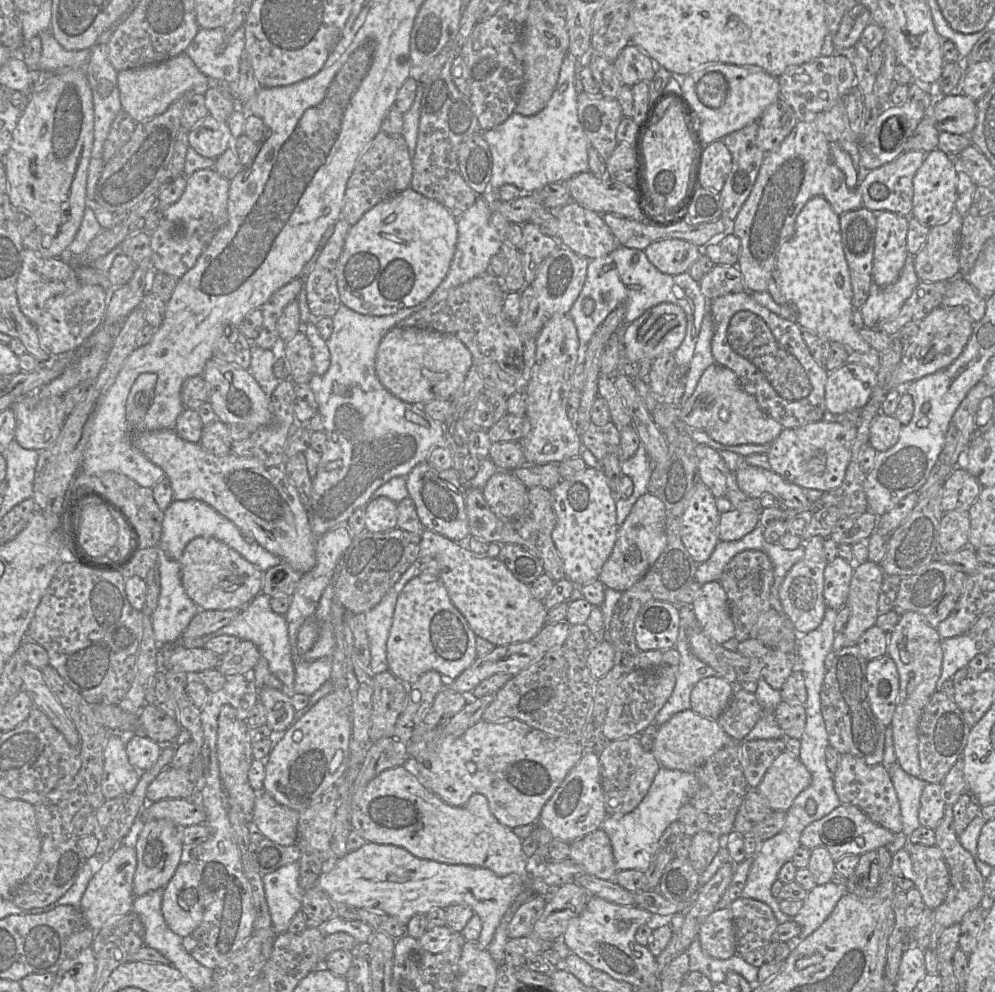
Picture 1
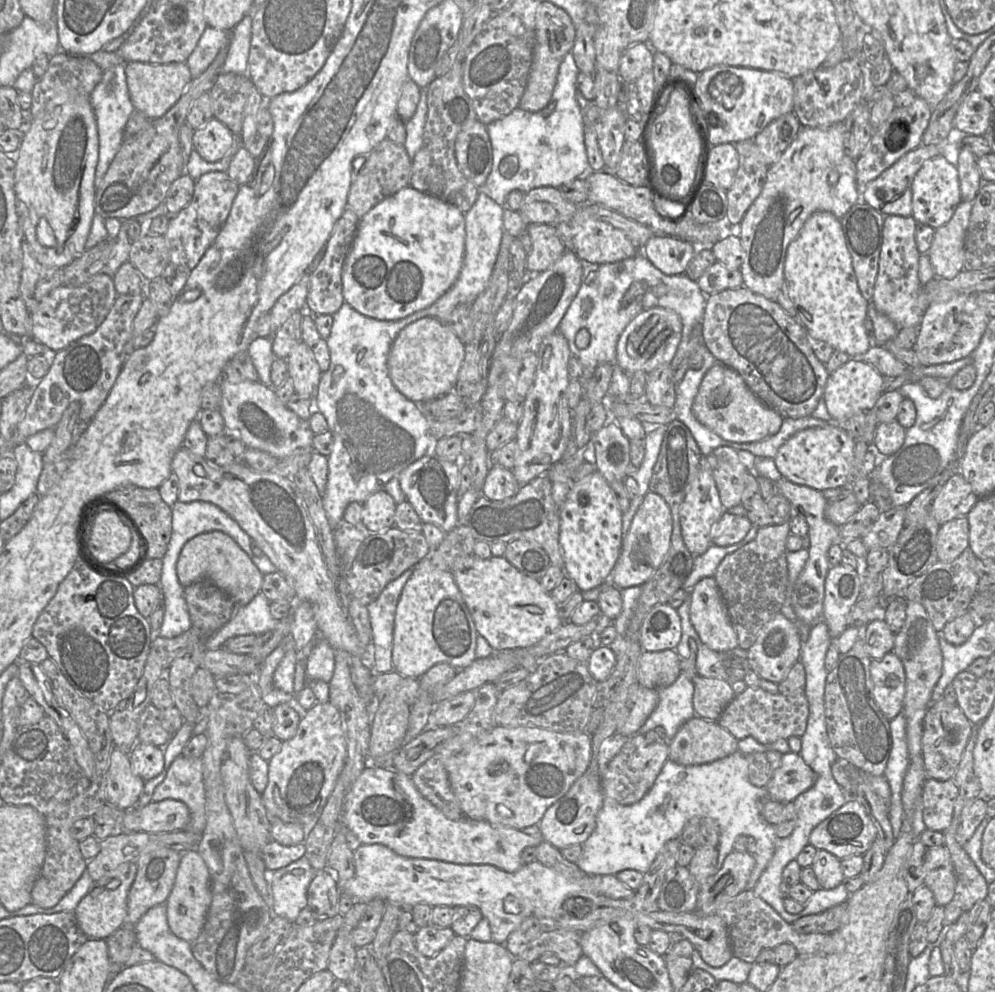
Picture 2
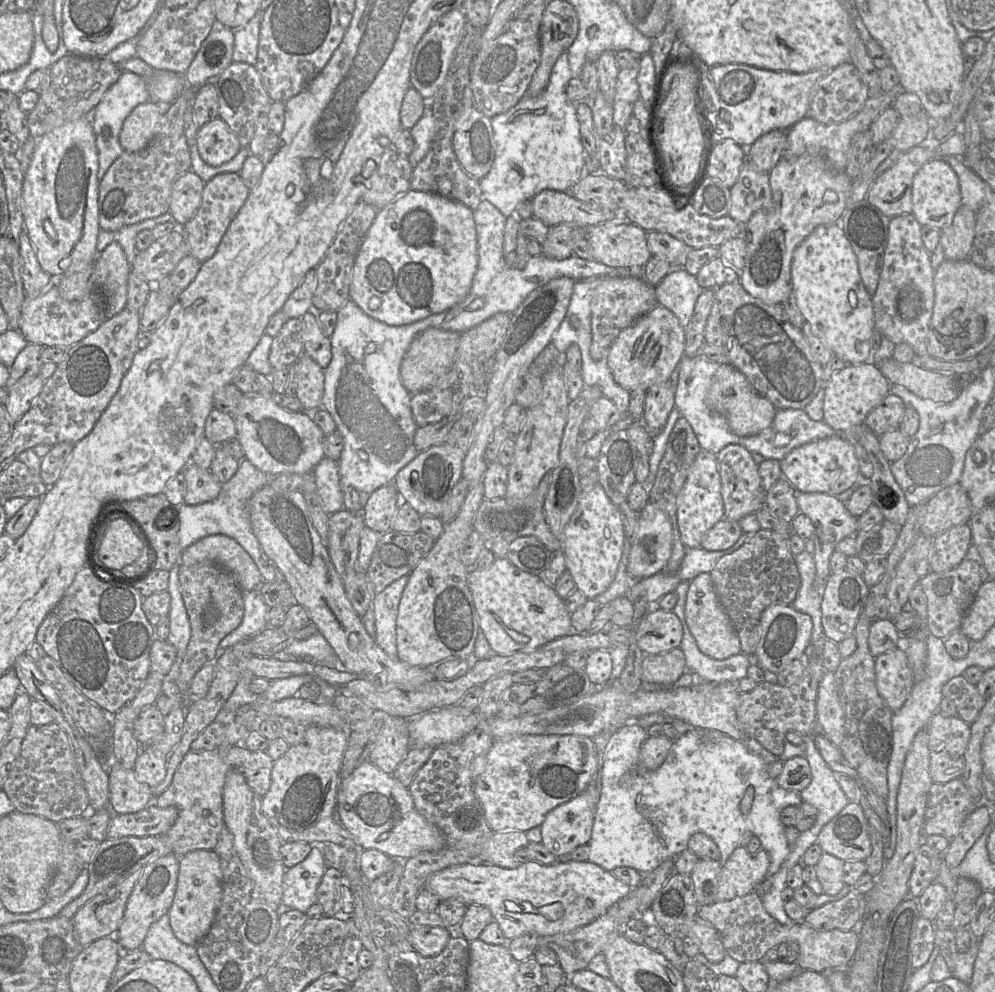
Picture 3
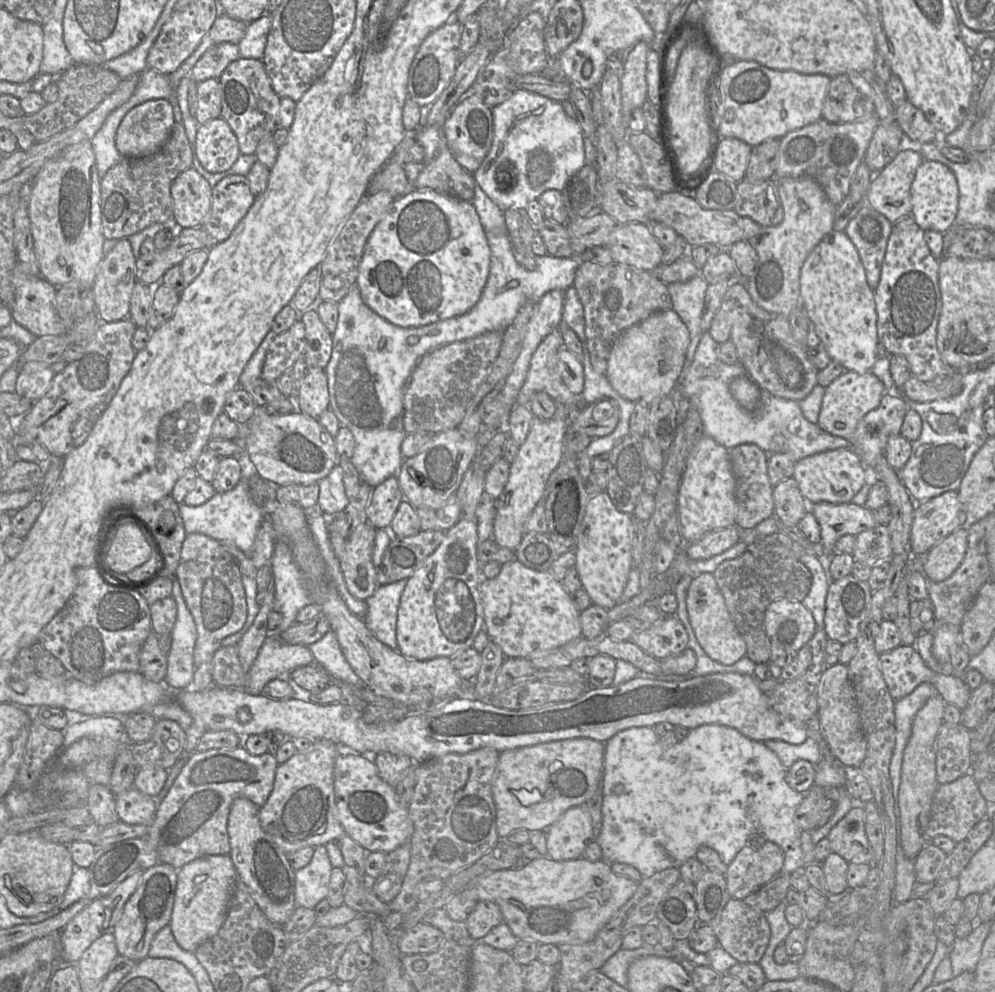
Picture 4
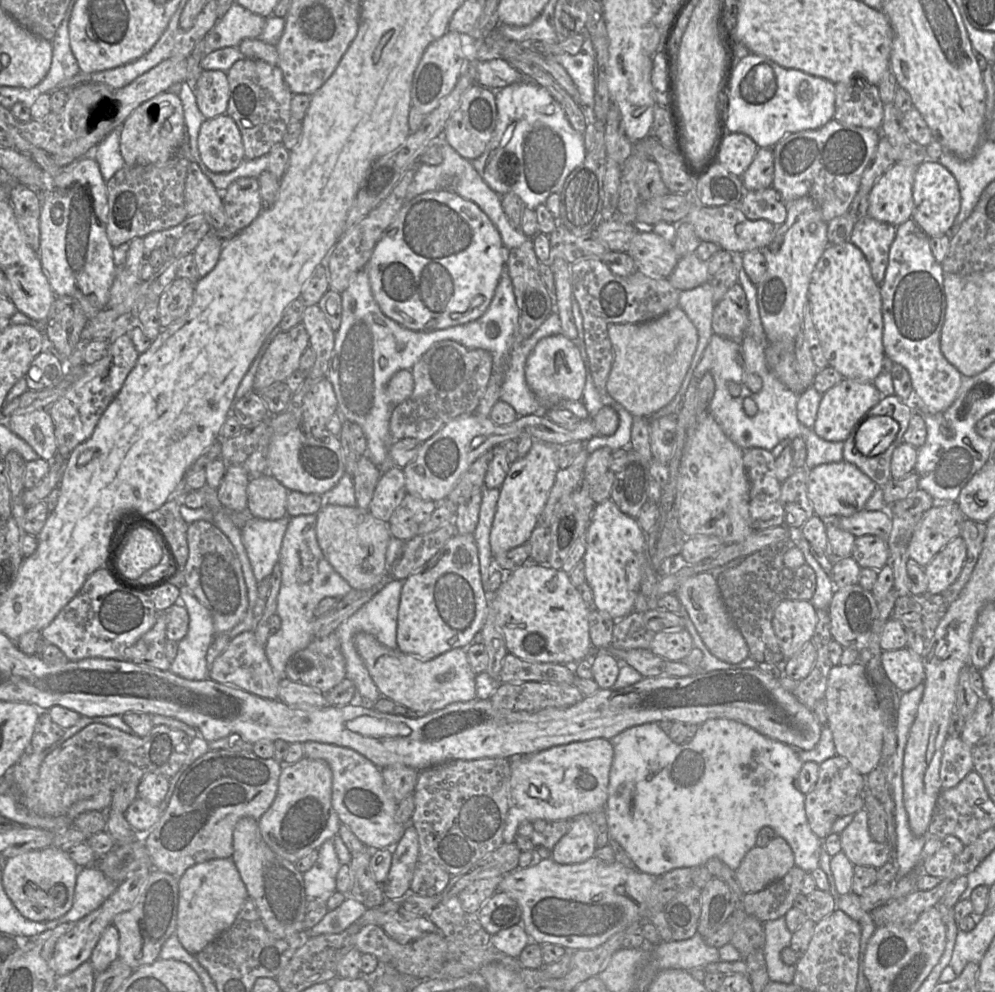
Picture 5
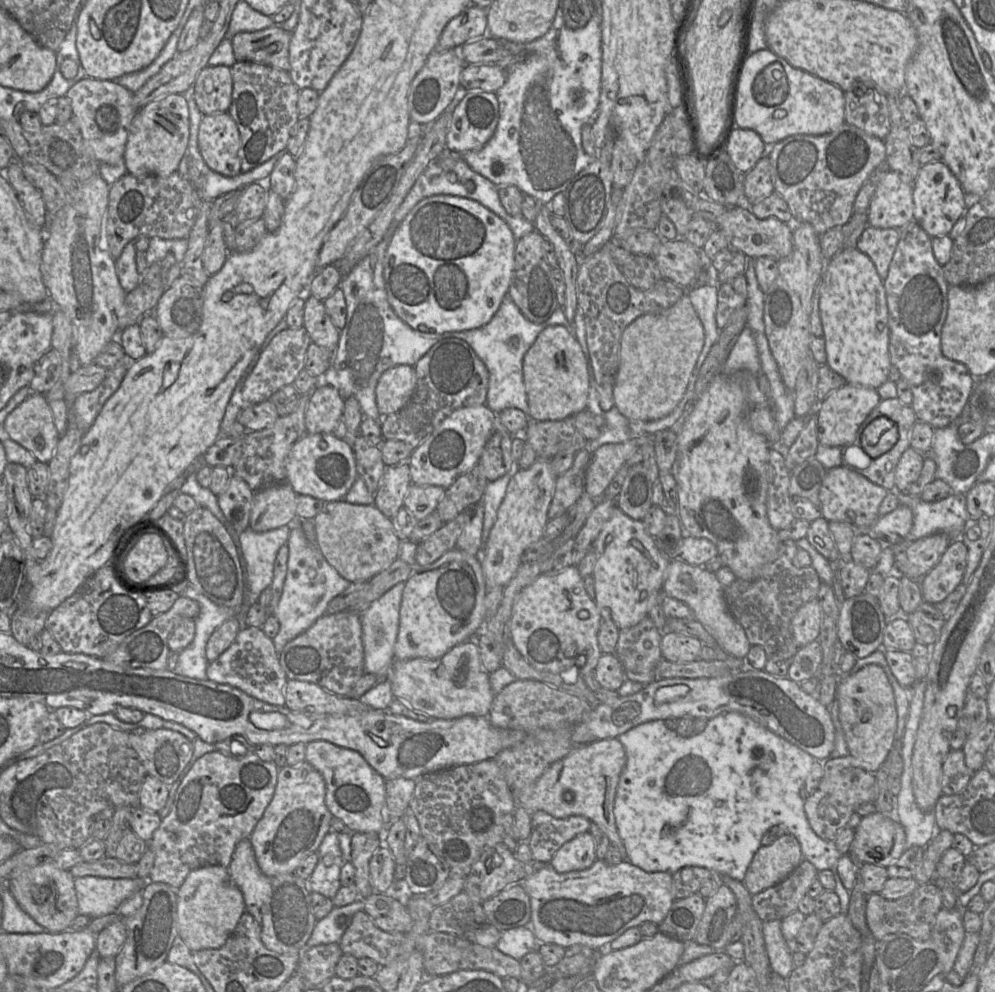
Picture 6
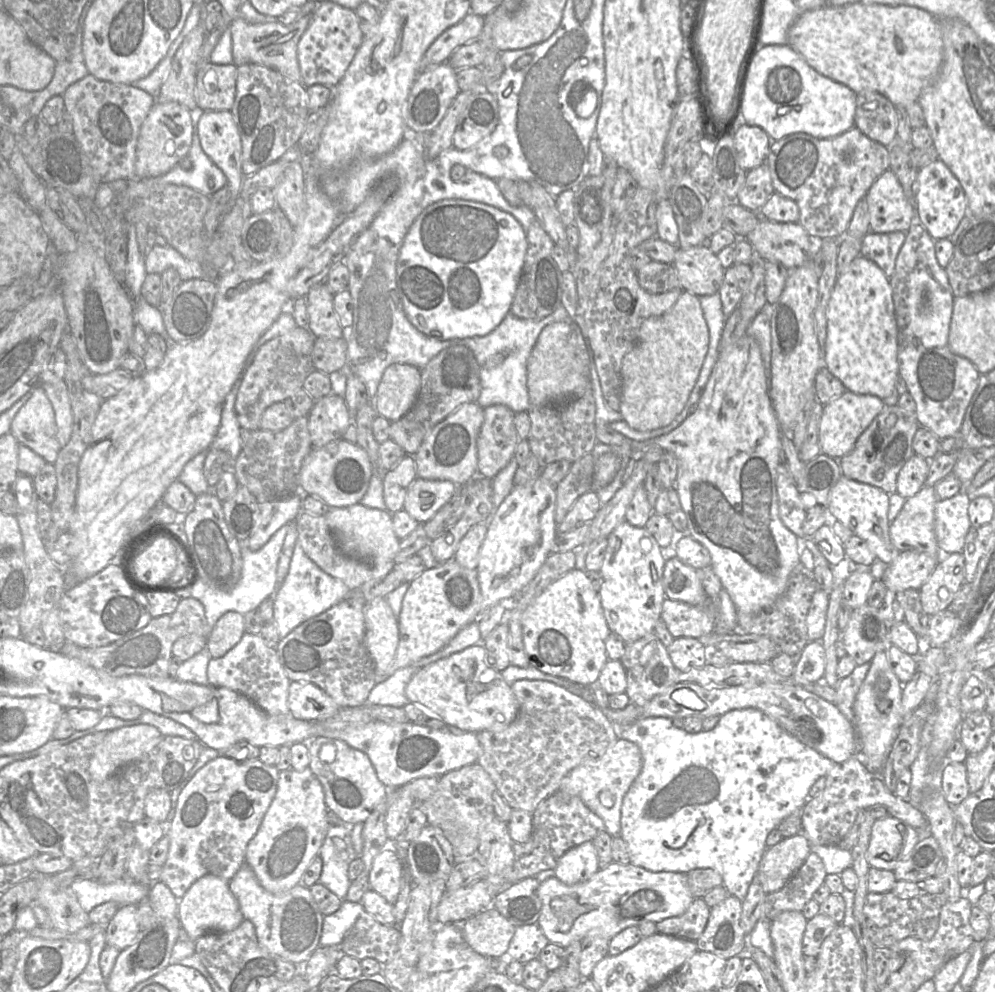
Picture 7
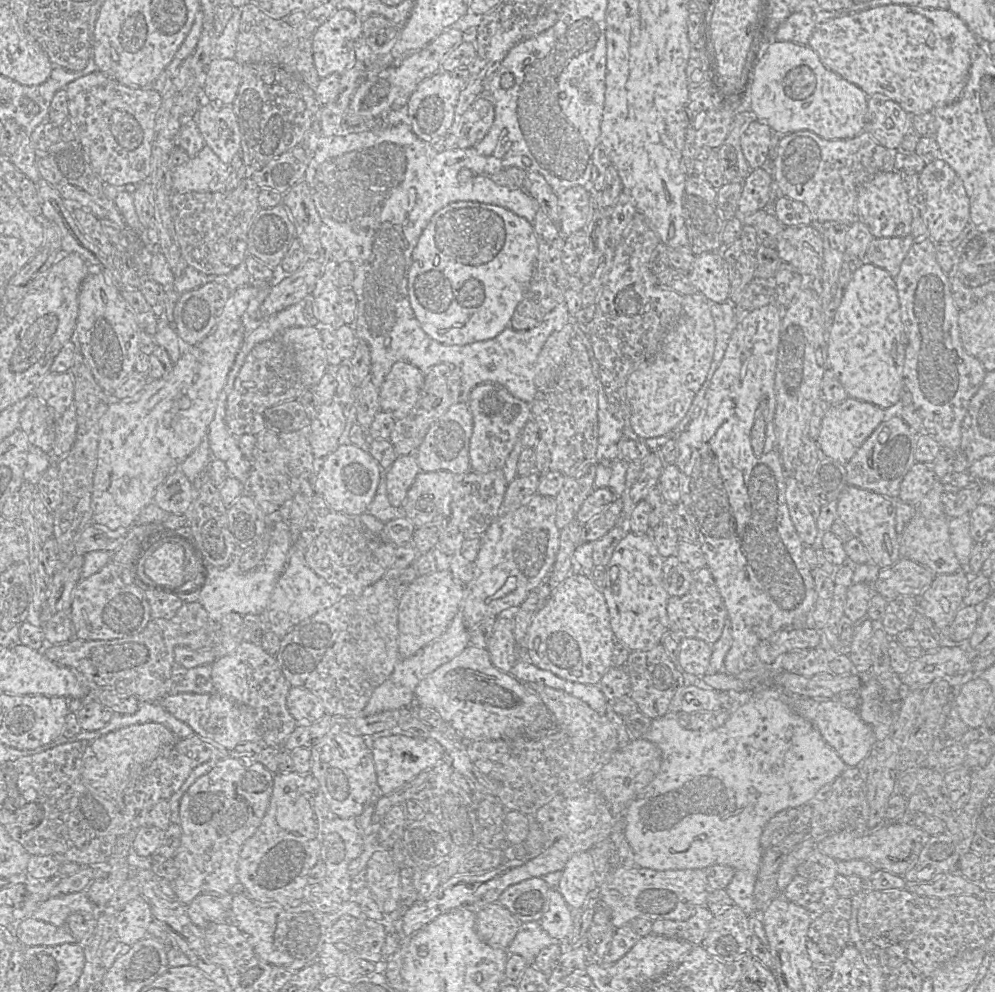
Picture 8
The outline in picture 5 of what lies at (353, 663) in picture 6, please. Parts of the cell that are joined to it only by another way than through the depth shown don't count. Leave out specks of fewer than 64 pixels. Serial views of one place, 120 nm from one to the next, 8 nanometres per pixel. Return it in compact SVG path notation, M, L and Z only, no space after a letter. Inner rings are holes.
M333 632L324 637L314 637L309 645L293 654L285 668L286 677L327 693L346 678L346 664L338 636Z

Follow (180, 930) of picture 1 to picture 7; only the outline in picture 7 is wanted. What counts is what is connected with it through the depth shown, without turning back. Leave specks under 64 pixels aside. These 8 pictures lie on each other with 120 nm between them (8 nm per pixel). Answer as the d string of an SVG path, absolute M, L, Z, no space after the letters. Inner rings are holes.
M205 875L195 881L185 895L178 900L178 918L181 928L189 939L196 942L207 933L224 933L236 929L244 917L238 900L230 891L229 881L214 876Z

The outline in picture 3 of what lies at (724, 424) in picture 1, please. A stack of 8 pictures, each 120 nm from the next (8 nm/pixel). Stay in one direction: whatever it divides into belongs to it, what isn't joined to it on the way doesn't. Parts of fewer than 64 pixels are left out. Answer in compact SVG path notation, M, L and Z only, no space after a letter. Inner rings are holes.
M731 364L721 365L713 375L705 403L710 410L724 416L731 431L741 437L753 436L768 428L777 411L775 406L767 398L759 395L747 378Z

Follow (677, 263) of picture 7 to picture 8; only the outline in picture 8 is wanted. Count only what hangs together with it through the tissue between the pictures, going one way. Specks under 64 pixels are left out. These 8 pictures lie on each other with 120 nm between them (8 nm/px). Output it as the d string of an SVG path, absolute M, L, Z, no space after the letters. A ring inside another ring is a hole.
M705 252L696 255L689 277L698 292L710 303L725 303L730 296L731 264L722 256L721 252Z

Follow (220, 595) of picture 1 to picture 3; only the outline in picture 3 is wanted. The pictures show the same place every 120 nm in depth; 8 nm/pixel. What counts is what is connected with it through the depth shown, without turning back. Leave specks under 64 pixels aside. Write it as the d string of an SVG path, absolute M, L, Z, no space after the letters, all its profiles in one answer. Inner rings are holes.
M223 534L206 536L182 552L180 565L189 566L201 562L221 566L232 575L244 592L258 589L263 582L250 555L237 541Z

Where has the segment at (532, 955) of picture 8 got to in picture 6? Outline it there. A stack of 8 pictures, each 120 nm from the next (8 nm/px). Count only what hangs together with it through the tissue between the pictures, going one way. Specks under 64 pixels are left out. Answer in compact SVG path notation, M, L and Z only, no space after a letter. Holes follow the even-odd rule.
M532 924L502 931L496 948L520 961L531 951L538 951L538 942L531 931Z

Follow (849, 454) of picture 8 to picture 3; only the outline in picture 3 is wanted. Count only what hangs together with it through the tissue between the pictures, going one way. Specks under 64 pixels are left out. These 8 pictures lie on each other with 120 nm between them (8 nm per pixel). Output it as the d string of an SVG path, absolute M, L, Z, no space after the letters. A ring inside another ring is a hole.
M870 360L862 364L847 364L843 369L835 372L824 386L822 421L833 429L843 431L846 434L845 440L853 445L859 462L860 475L865 479L871 478L873 465L865 448L856 439L856 430L864 424L872 409L890 393L890 387L891 383L881 373L879 366Z

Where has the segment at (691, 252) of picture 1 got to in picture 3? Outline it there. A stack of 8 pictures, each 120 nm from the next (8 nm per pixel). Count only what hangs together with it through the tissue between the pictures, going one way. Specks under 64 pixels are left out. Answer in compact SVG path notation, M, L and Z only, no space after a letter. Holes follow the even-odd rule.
M647 232L647 242L652 256L659 256L665 258L672 265L672 269L684 269L689 252L692 250L683 241L661 232Z

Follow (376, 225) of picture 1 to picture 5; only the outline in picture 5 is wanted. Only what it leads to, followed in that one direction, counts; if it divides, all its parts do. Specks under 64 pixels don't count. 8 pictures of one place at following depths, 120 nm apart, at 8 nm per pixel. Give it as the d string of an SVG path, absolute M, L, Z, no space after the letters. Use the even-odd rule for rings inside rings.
M436 190L406 201L377 242L364 268L380 310L413 331L445 329L480 318L488 309L506 263L506 248L487 215L453 191Z

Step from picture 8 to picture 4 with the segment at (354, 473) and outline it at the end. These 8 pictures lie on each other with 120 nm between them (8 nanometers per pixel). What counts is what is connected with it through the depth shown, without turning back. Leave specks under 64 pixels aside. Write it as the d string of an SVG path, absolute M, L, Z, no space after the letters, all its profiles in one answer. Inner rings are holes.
M293 411L286 415L255 413L246 424L248 434L244 440L244 454L255 466L257 474L275 486L317 483L339 464L334 437L318 421L318 418L313 418L300 411Z

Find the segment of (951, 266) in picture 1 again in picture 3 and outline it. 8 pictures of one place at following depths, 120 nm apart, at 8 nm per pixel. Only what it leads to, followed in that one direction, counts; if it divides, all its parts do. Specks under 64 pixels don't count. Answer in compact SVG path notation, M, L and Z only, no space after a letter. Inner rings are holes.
M961 205L952 223L940 231L940 245L945 259L963 261L970 257L976 226L976 212Z

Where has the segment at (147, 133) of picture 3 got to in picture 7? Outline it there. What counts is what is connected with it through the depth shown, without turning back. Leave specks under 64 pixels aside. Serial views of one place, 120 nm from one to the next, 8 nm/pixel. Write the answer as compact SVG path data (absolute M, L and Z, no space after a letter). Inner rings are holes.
M156 100L140 128L136 147L136 178L160 177L188 155L193 137L193 116L194 112L177 102Z

